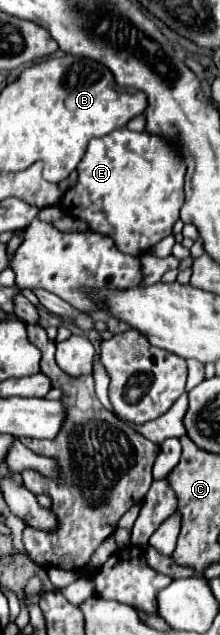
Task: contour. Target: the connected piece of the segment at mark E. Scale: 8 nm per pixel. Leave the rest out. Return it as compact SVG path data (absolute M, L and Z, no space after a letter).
M127 128L115 130L103 138L93 138L87 146L85 156L81 158L77 172L77 184L67 190L59 202L59 208L75 218L83 218L89 224L91 232L101 232L113 238L115 246L123 254L131 254L139 258L141 254L149 252L157 242L173 232L173 224L179 220L179 210L185 202L183 192L183 176L185 166L179 152L167 144L165 138L147 134L147 132L131 132Z

